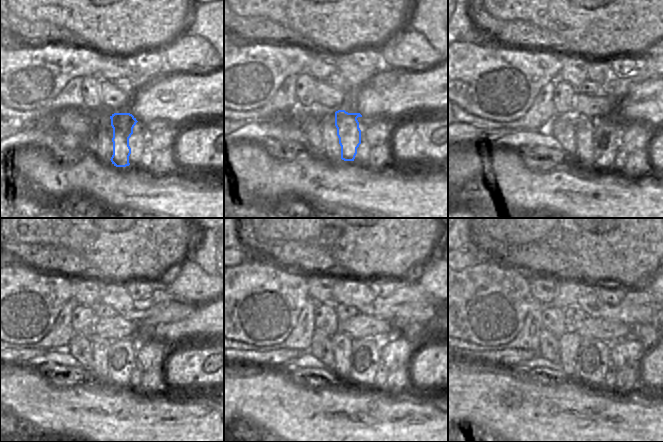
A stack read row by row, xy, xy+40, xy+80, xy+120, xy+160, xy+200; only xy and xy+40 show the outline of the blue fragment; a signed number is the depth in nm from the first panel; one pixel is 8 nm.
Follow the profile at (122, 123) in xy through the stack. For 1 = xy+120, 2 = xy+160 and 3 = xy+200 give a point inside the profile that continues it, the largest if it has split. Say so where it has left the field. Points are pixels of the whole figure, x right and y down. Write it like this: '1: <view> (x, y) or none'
1: xy+120 (119, 345)
2: xy+160 (342, 344)
3: xy+200 (569, 343)

